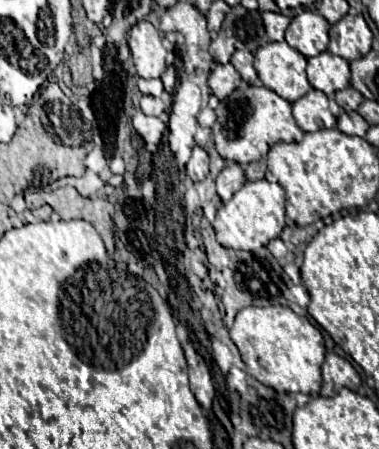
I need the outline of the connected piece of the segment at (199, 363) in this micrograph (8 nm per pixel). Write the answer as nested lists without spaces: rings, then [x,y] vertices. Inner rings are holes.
[[[184,343],[184,353],[186,353],[186,361],[188,361],[188,375],[190,375],[190,387],[192,393],[196,397],[196,401],[200,403],[202,409],[210,409],[212,407],[212,399],[214,399],[214,385],[212,385],[212,377],[210,371],[204,363],[204,359],[196,353],[196,349],[192,347],[192,343]]]

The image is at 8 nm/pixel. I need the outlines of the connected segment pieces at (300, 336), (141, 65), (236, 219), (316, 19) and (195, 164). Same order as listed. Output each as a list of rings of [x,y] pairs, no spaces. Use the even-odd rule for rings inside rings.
[[[246,307],[234,319],[230,339],[236,343],[246,371],[266,387],[278,393],[306,393],[318,395],[322,385],[320,367],[324,363],[326,347],[322,333],[306,319],[296,315],[290,307]]]
[[[138,21],[138,23],[132,27],[128,47],[130,47],[132,61],[134,61],[134,67],[136,67],[136,71],[138,71],[140,77],[152,79],[152,77],[160,77],[160,75],[166,71],[166,47],[162,45],[162,35],[160,35],[160,31],[158,31],[150,21]]]
[[[266,179],[248,181],[216,213],[216,219],[212,225],[216,231],[218,243],[228,249],[244,249],[244,251],[258,251],[260,247],[268,245],[270,239],[280,237],[280,233],[286,225],[284,223],[284,219],[286,219],[284,203],[286,203],[286,195],[278,183],[268,183]]]
[[[302,11],[286,29],[286,43],[304,57],[314,57],[328,47],[330,23],[318,11]]]
[[[202,147],[192,149],[192,157],[186,163],[186,173],[192,181],[202,181],[208,175],[208,153]]]

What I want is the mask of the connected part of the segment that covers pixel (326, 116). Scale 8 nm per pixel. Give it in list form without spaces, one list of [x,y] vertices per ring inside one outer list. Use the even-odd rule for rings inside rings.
[[[310,89],[304,97],[292,103],[294,119],[302,125],[302,131],[318,131],[324,127],[336,127],[343,109],[318,89]]]

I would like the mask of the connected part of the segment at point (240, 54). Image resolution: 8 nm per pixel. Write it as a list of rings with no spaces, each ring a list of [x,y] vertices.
[[[236,51],[232,55],[232,61],[230,61],[236,71],[240,73],[240,77],[250,83],[250,85],[256,85],[258,83],[258,75],[256,75],[256,69],[252,65],[252,53],[250,51]]]

